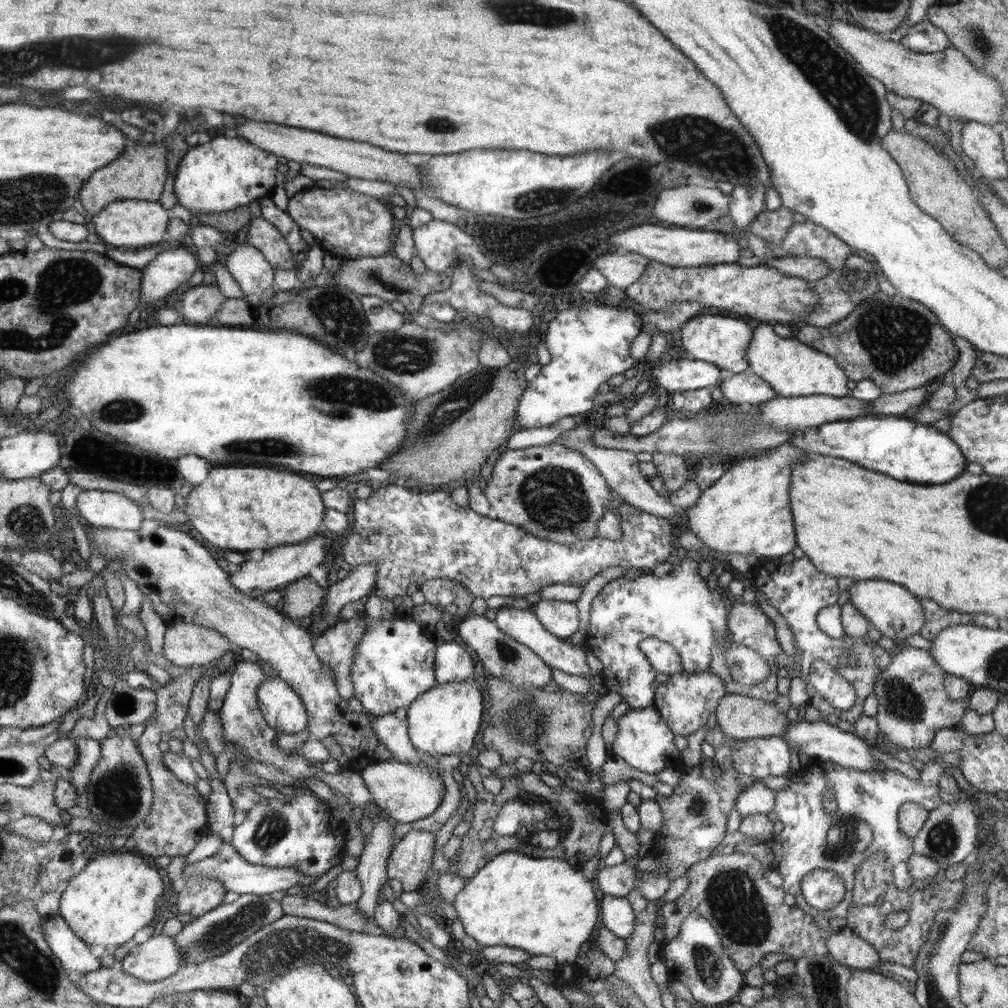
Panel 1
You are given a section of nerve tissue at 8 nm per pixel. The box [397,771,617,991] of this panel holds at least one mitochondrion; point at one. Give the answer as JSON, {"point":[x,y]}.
{"point":[553,826]}

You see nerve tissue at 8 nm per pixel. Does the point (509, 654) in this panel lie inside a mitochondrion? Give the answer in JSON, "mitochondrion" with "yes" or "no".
{"mitochondrion":"yes"}

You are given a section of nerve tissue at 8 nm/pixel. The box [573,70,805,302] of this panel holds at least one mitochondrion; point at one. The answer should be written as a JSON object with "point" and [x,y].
{"point":[729,155]}

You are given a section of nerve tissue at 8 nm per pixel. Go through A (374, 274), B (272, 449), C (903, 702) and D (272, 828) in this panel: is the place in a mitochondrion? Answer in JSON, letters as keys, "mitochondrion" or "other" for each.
{"A":"mitochondrion","B":"mitochondrion","C":"mitochondrion","D":"mitochondrion"}

